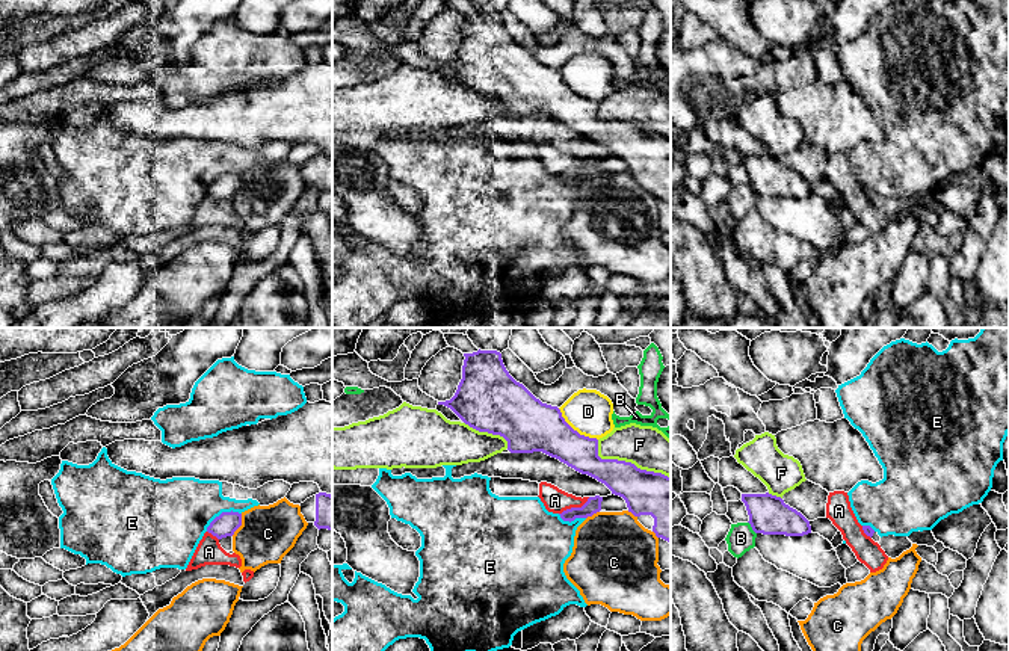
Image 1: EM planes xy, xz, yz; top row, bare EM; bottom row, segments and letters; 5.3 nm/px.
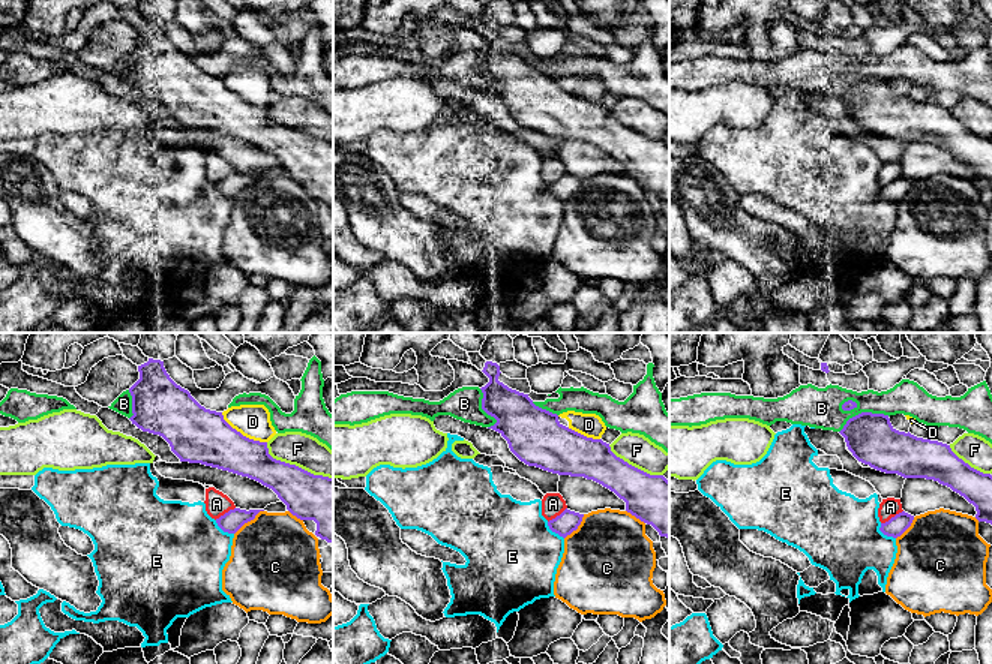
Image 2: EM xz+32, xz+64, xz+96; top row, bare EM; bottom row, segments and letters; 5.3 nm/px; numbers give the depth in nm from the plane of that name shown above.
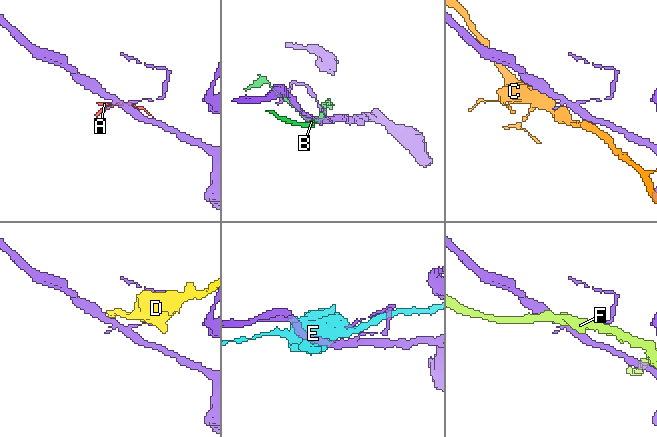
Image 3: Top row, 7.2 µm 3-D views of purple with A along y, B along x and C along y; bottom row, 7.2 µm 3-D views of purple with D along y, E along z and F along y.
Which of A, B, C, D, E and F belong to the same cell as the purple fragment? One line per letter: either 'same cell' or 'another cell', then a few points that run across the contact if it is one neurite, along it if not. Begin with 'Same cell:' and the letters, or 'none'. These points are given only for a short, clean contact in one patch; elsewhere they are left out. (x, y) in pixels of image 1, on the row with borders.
Same cell: none
A: another cell | xz (589, 497), (580, 506), (567, 508), (559, 514)
B: another cell
C: another cell
D: another cell
E: another cell | xy (240, 512), (221, 512), (206, 530)
F: another cell

